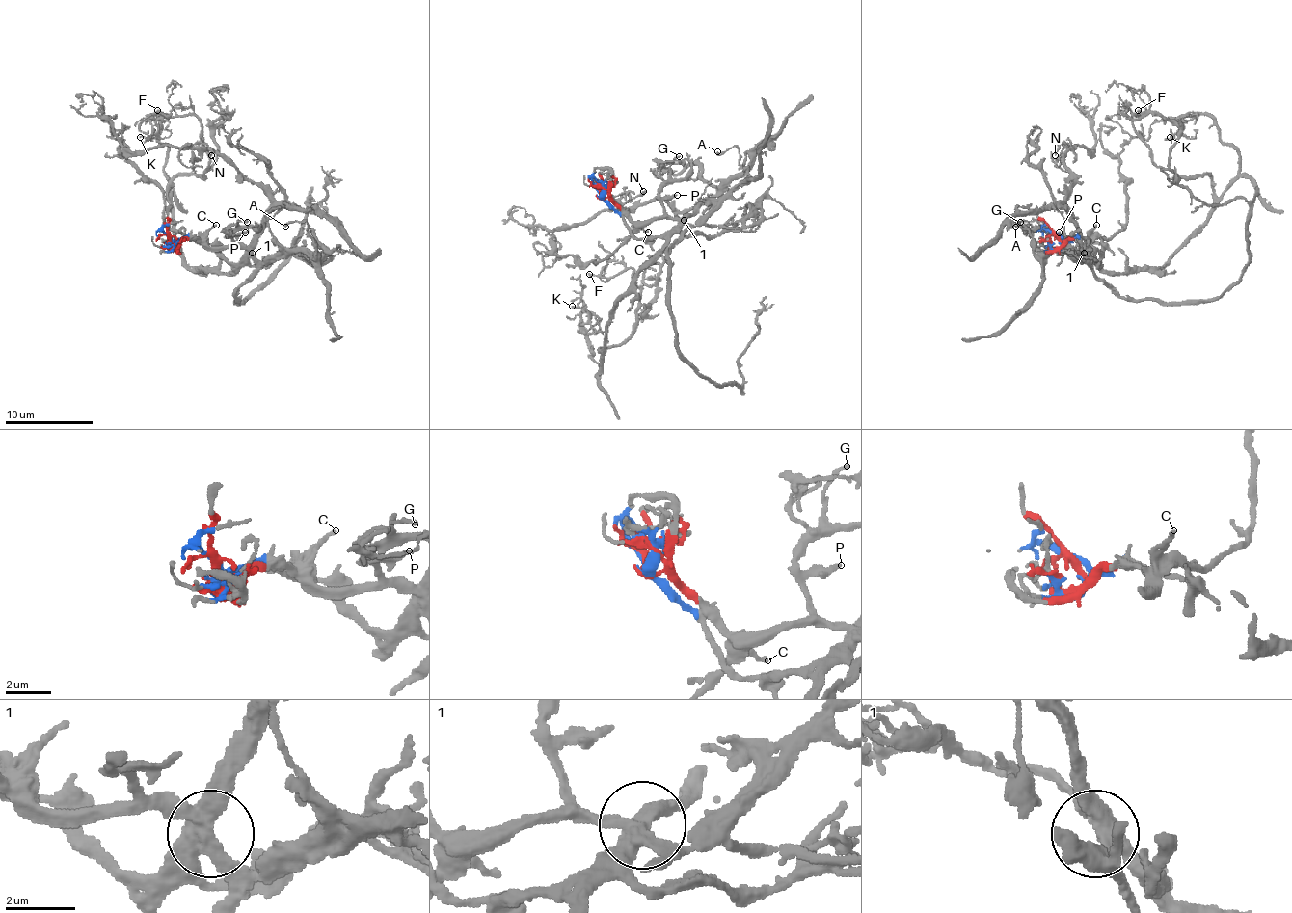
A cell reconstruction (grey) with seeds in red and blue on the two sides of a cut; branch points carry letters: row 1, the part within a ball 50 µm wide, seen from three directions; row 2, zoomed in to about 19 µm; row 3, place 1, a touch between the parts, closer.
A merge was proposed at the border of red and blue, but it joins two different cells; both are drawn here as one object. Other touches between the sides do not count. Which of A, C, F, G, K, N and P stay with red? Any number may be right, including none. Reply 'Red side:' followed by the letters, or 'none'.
Red side: A, C, G, P

